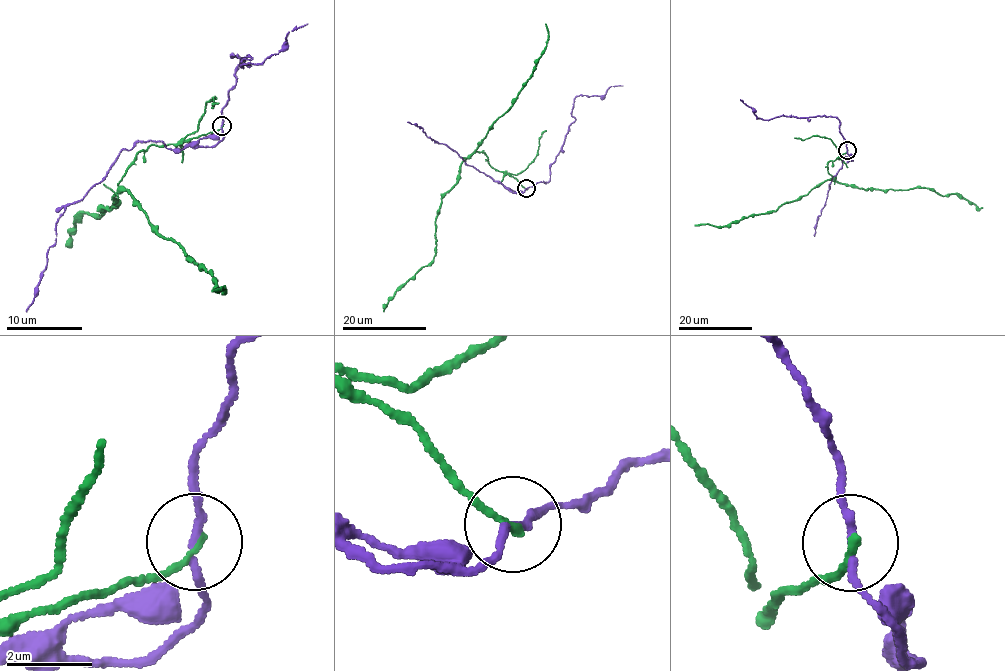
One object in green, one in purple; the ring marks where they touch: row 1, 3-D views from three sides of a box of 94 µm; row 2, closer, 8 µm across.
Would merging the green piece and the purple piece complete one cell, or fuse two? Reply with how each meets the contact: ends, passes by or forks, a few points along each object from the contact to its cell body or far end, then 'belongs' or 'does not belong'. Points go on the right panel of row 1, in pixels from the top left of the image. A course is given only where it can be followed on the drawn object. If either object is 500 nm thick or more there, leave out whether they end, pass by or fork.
green ends | purple passes by | green via (847, 150), (828, 163), (828, 173), (838, 182), (865, 189), (930, 188), (944, 196), (957, 194), (983, 207) | purple via (847, 150), (839, 120), (835, 117), (779, 115), (763, 120), (756, 118), (753, 109), (740, 99) | does not belong

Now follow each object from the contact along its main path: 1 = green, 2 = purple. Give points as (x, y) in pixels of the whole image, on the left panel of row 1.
1: (221, 125), (142, 150), (114, 196), (118, 202), (100, 208), (119, 202), (98, 217), (82, 213), (70, 240)
2: (221, 125), (240, 62), (232, 56), (252, 57), (239, 67), (260, 64), (288, 32), (308, 23)

